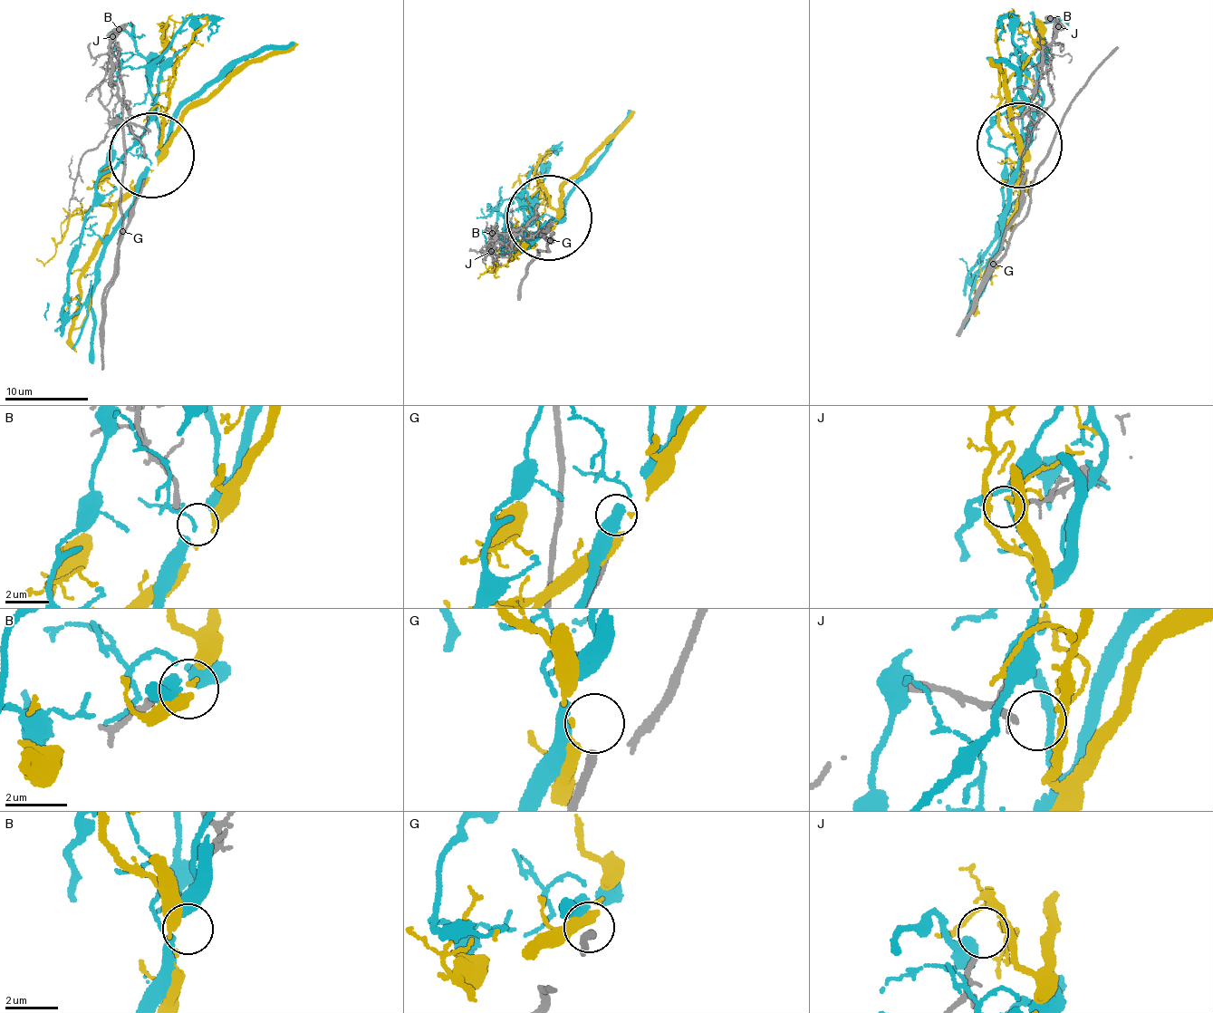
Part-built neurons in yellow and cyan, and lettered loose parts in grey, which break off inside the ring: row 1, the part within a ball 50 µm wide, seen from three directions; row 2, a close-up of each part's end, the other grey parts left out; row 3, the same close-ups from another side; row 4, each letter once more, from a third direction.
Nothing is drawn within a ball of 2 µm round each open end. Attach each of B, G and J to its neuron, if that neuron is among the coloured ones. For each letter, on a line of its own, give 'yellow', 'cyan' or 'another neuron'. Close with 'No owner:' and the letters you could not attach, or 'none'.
B: yellow
G: another neuron
J: another neuron
No owner: G, J

